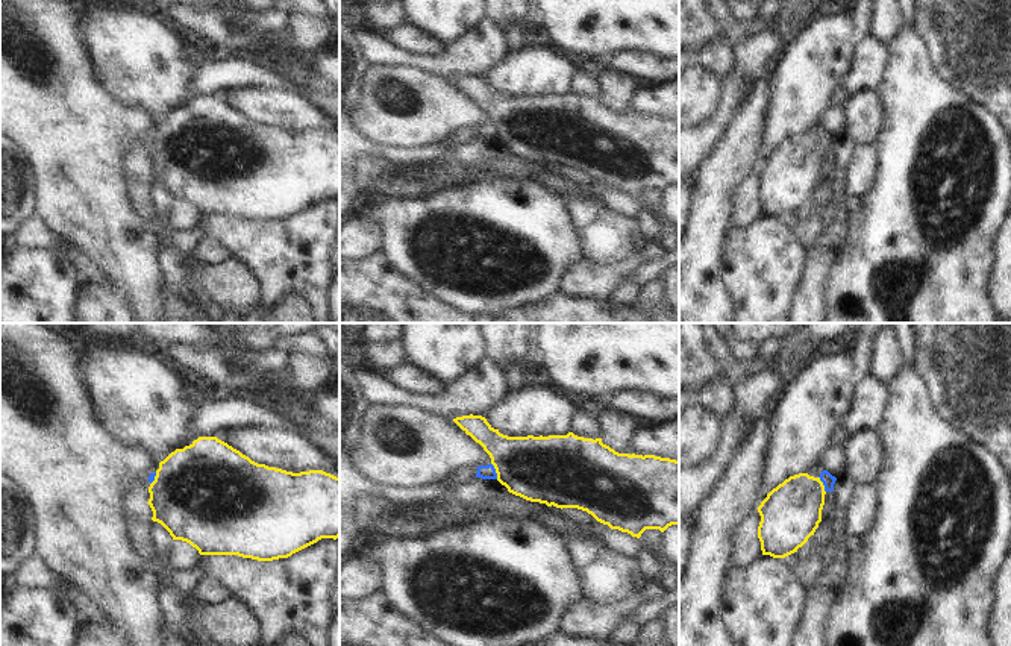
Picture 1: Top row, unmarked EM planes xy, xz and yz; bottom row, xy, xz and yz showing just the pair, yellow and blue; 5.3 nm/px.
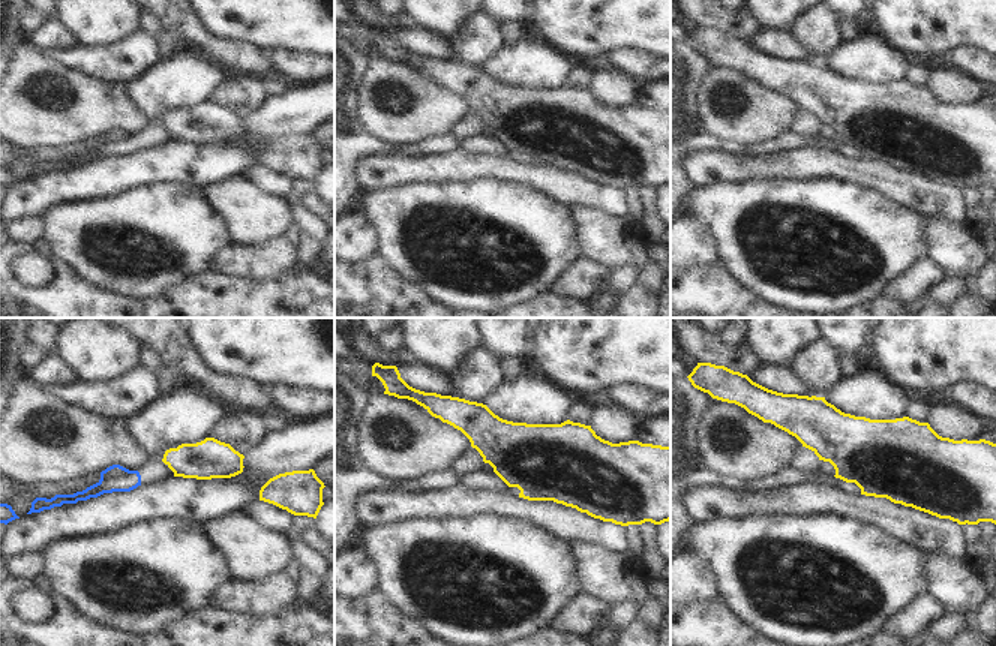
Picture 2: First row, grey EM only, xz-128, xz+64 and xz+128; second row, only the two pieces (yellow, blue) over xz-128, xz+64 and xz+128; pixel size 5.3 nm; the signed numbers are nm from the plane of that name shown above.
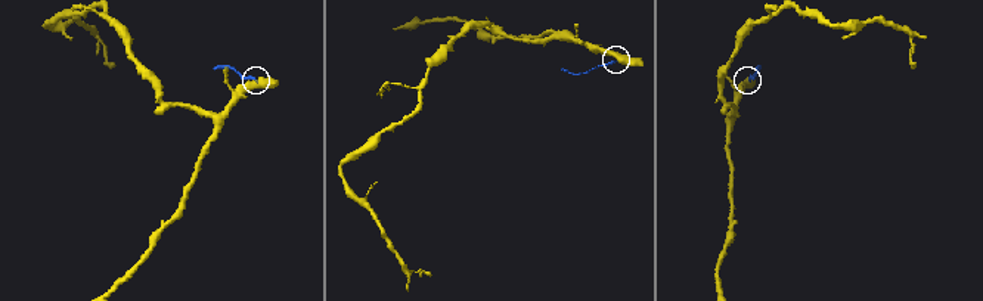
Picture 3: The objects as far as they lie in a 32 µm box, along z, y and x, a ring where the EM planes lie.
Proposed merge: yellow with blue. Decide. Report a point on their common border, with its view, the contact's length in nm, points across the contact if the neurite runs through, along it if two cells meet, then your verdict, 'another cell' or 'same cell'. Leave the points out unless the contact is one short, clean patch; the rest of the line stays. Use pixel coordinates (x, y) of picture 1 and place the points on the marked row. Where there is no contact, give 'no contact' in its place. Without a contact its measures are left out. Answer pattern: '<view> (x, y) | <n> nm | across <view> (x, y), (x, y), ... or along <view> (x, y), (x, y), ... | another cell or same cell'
xz (496, 470) | 90 nm | along xz (491, 463), (497, 478) | another cell

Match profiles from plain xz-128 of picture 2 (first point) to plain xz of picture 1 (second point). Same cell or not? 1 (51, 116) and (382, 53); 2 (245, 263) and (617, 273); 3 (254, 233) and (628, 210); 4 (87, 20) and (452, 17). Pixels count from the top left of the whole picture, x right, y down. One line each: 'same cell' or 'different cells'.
1: different cells
2: same cell
3: different cells
4: same cell

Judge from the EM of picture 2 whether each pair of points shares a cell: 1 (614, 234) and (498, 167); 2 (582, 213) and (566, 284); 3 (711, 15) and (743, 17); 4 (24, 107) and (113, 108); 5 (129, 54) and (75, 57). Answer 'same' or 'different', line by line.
1: different
2: different
3: same
4: same
5: same

